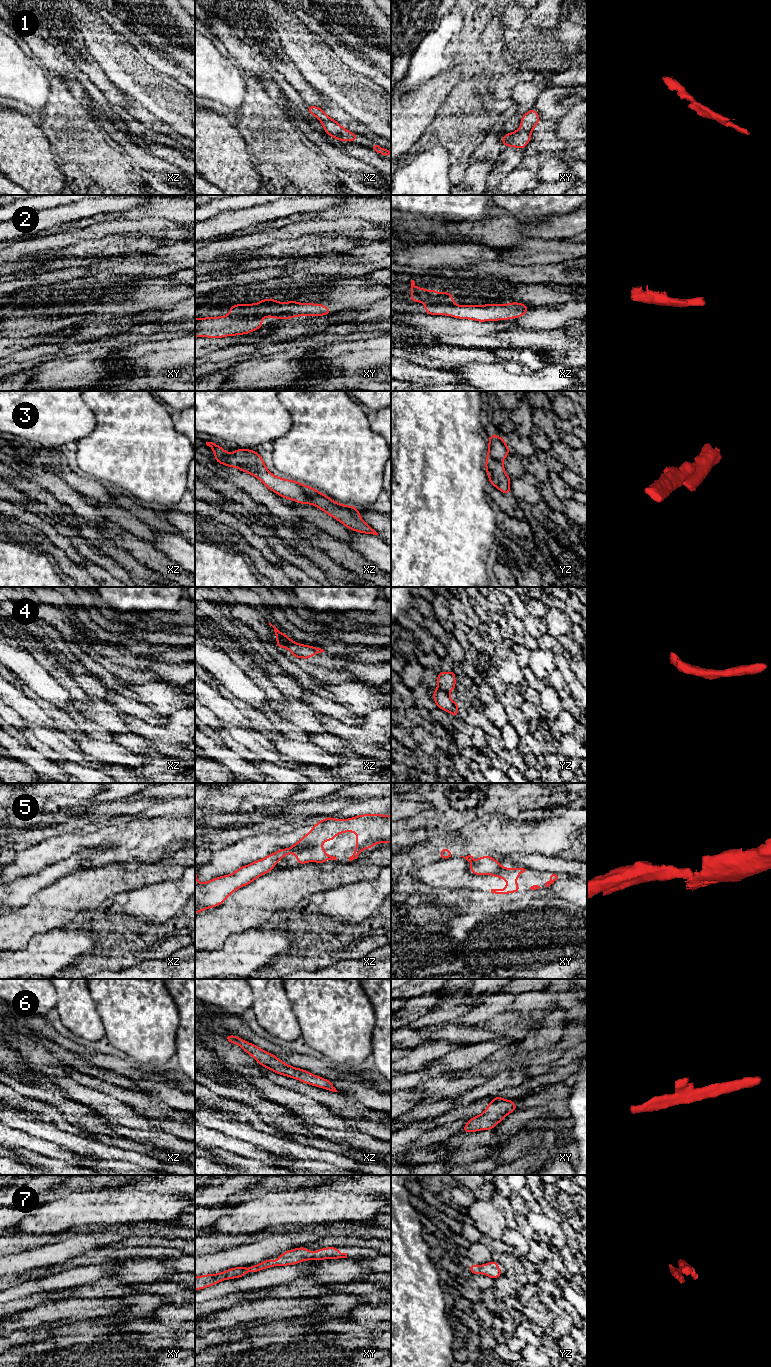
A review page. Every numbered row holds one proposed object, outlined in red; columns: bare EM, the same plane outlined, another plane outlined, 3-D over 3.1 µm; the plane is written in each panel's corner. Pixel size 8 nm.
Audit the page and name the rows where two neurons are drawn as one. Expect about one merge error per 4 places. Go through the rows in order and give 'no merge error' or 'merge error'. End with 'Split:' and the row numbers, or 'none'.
1: no merge error
2: no merge error
3: merge error
4: merge error
5: merge error
6: no merge error
7: merge error
Split: 3, 4, 5, 7

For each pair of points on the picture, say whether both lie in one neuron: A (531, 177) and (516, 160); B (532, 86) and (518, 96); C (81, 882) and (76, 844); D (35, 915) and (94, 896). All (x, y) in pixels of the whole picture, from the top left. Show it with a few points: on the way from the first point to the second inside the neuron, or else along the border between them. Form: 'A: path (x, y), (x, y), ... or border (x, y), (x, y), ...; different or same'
A: border (521, 165), (505, 174); different
B: path (529, 89), (521, 95); same
C: border (102, 864), (96, 867), (77, 869); different
D: path (50, 908), (56, 906), (69, 896), (79, 896); same

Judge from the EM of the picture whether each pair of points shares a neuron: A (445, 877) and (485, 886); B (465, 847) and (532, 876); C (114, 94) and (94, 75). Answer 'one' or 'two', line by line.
A: one
B: two
C: one

